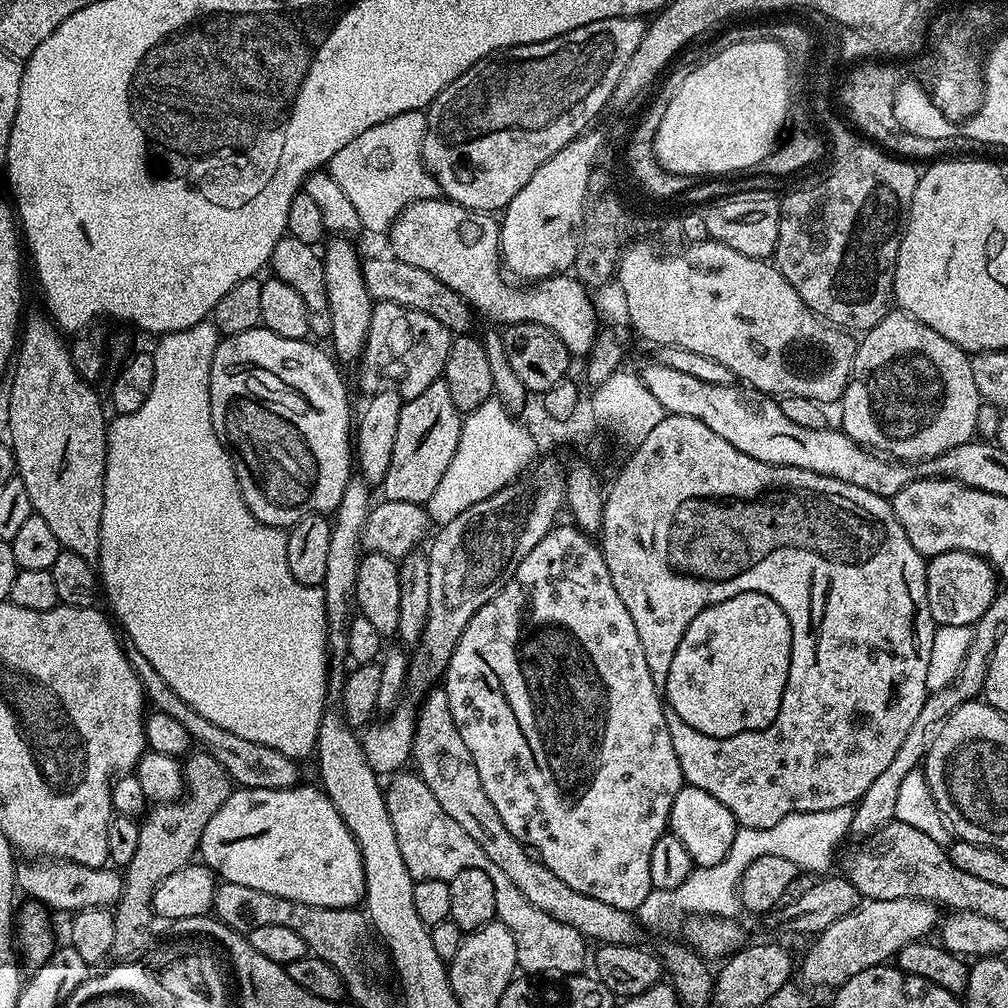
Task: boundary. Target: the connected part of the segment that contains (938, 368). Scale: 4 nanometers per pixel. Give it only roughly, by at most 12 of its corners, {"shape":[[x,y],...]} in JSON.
{"shape":[[889,310],[838,401],[851,440],[893,460],[977,435],[969,353]]}

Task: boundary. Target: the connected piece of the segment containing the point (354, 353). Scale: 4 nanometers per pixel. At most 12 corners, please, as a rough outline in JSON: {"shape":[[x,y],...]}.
{"shape":[[351,239],[323,249],[330,343],[359,361],[374,301]]}

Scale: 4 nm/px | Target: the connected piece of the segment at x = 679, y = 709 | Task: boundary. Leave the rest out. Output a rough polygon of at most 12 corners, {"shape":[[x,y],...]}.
{"shape":[[760,591],[683,632],[667,707],[710,737],[776,720],[789,618]]}

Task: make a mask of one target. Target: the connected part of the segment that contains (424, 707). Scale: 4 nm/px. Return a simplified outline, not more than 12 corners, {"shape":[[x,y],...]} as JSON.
{"shape":[[443,687],[416,712],[415,771],[542,914],[630,944],[638,920],[529,859],[482,790]]}

